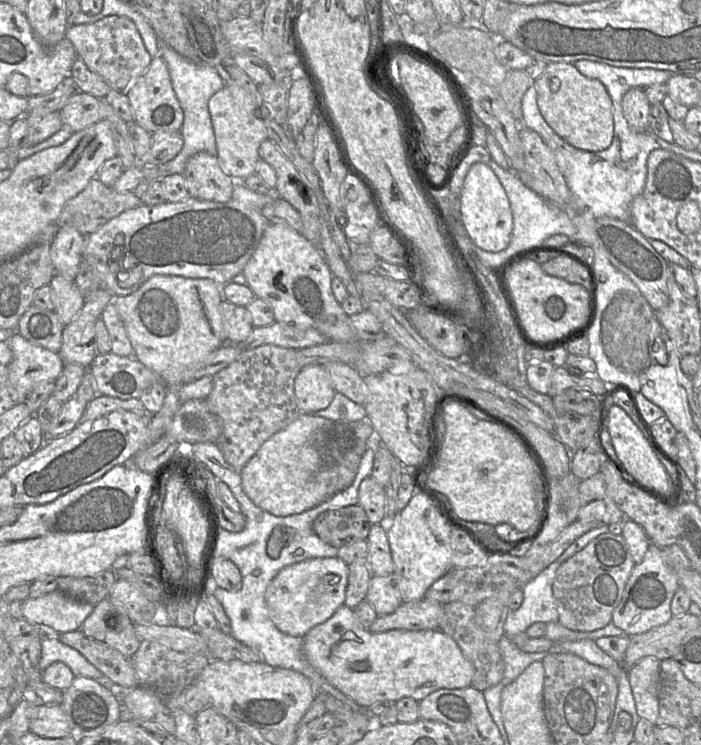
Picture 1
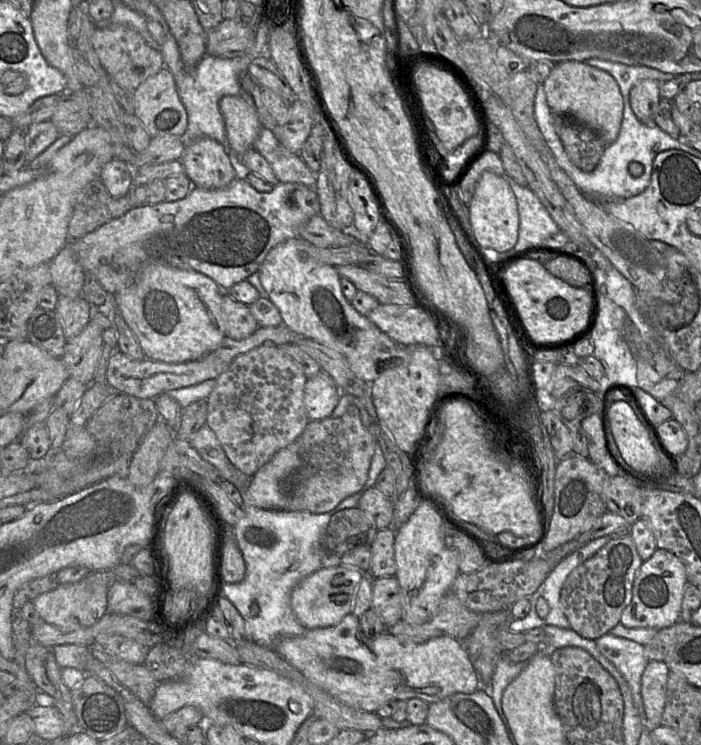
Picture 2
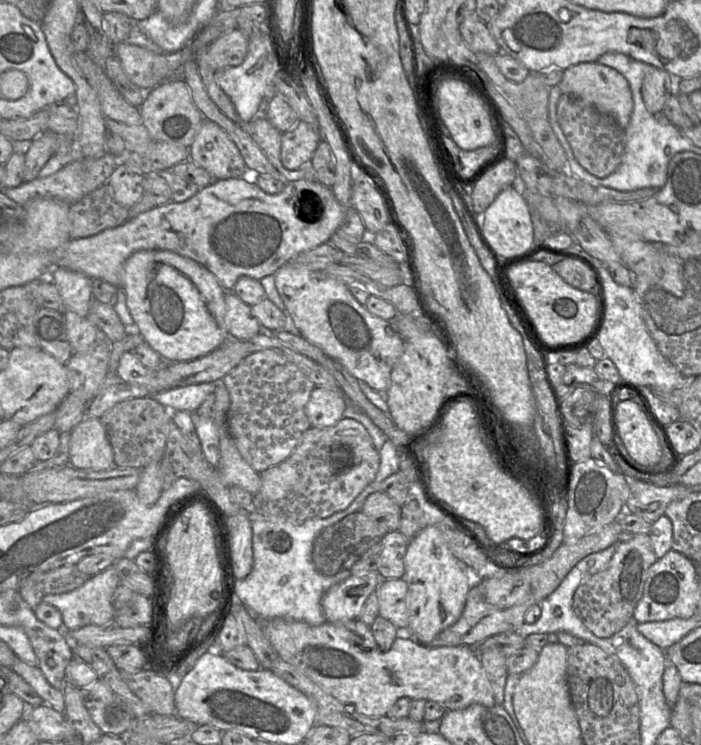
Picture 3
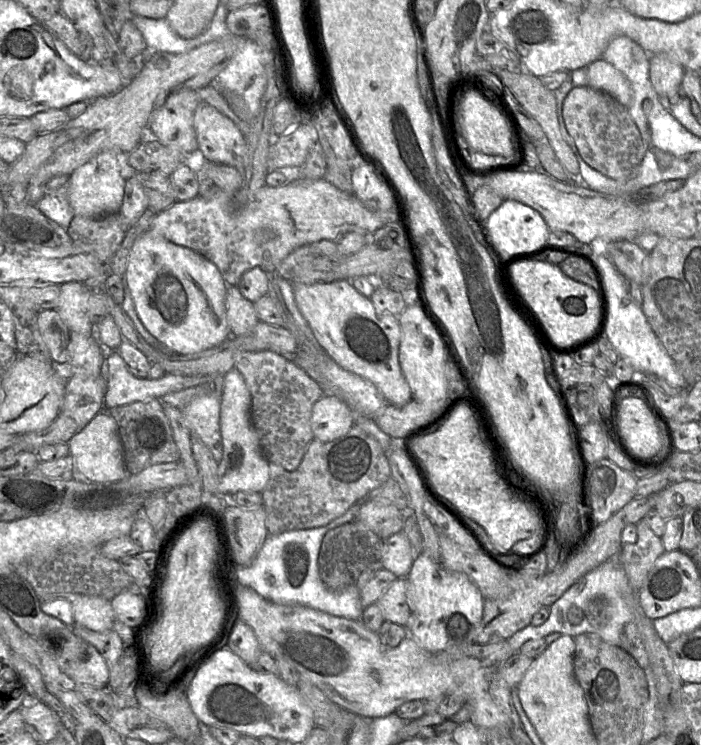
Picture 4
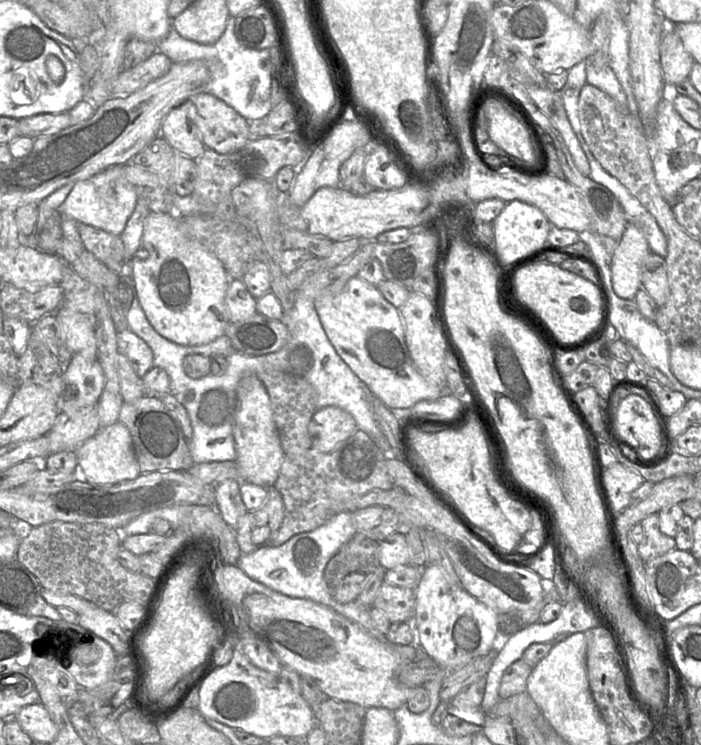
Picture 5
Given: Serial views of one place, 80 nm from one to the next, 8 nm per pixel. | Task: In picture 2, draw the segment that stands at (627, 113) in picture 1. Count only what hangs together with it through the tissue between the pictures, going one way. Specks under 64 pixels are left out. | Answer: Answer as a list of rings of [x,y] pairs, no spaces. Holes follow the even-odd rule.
[[[642,80],[630,91],[629,104],[637,119],[646,124],[653,123],[653,116],[660,100],[661,83],[655,80]]]

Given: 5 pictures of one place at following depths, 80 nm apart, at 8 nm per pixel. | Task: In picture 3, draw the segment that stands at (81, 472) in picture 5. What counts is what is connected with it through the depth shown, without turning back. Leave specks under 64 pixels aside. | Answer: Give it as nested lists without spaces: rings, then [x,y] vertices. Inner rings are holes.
[[[85,418],[69,434],[71,466],[91,471],[115,467],[113,448],[100,418]]]

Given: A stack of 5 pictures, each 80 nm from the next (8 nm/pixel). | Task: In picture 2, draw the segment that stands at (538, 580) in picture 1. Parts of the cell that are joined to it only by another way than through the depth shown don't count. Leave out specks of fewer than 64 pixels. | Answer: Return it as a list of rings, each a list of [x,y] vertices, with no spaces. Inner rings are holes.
[[[620,527],[614,533],[594,539],[574,550],[563,558],[547,575],[542,584],[530,597],[531,609],[526,617],[522,619],[513,618],[508,623],[508,630],[519,633],[526,633],[527,631],[546,625],[553,625],[560,628],[570,628],[569,620],[564,612],[561,604],[561,590],[568,577],[568,575],[583,562],[591,558],[602,546],[613,538],[619,538],[629,535],[629,527]]]

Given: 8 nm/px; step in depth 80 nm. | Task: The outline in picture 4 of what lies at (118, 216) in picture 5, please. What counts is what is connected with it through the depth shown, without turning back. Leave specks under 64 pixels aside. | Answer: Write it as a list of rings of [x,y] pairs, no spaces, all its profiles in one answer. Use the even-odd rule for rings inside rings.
[[[103,150],[78,167],[68,178],[68,199],[74,214],[97,217],[119,213],[125,183],[136,171],[117,150]]]

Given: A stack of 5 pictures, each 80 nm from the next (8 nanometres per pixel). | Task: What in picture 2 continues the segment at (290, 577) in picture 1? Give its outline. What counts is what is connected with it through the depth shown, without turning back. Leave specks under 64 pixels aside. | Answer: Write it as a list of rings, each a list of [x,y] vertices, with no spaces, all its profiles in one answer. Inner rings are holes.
[[[339,564],[323,567],[305,577],[291,593],[291,607],[296,619],[308,630],[334,626],[352,613],[357,587],[366,572]]]

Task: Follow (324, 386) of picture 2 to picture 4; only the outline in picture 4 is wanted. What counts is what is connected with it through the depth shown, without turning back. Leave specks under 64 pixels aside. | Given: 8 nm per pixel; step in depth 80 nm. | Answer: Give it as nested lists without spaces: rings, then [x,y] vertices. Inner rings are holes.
[[[325,395],[315,402],[311,414],[311,427],[315,439],[334,441],[354,425],[354,413],[347,403],[334,395]]]

